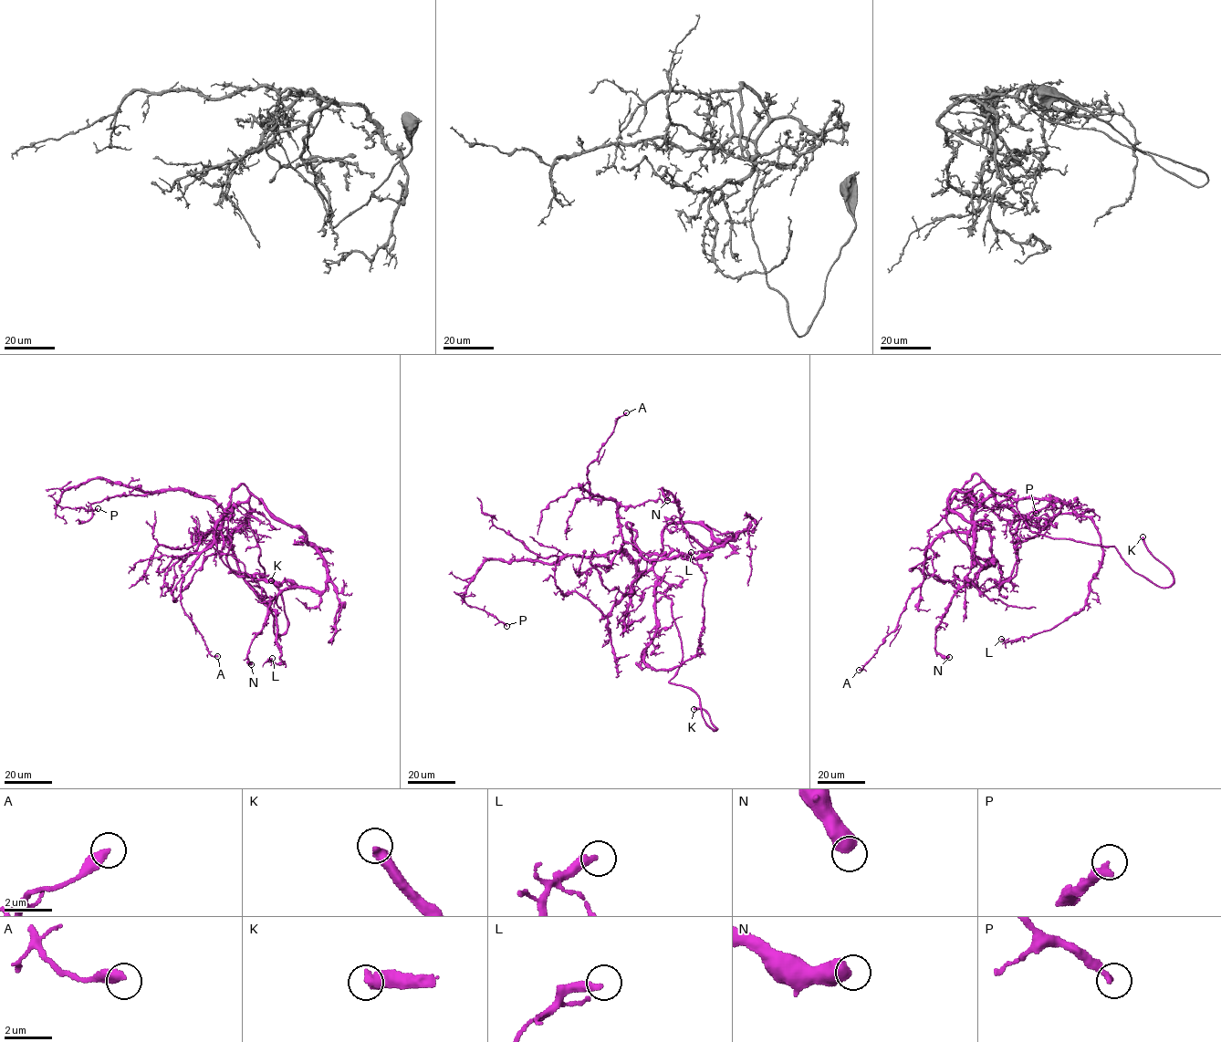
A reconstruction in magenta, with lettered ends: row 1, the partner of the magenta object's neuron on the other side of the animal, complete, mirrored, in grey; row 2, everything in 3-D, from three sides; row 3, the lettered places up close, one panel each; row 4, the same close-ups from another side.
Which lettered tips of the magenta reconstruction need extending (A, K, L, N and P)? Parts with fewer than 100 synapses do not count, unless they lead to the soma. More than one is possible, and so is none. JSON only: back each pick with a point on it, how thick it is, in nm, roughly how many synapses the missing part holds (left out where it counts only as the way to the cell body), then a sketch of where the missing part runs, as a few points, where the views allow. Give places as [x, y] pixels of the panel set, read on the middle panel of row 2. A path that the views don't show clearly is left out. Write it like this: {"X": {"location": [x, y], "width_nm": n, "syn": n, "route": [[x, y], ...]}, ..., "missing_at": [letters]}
{"K": {"location": [693, 709], "width_nm": 440, "route": [[693, 709], [690, 707], [636, 717]]}, "missing_at": ["K"]}

